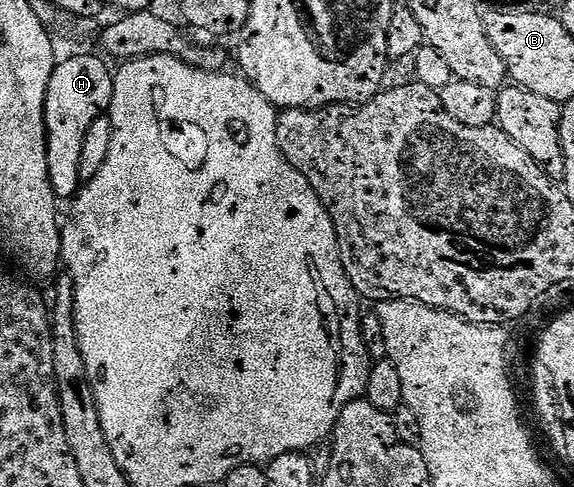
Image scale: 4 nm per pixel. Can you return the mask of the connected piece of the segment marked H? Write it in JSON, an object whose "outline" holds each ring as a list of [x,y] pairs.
{"outline":[[[89,54],[72,55],[68,62],[56,64],[53,75],[49,79],[49,87],[45,95],[45,127],[47,128],[47,158],[49,159],[49,183],[53,187],[56,198],[74,198],[81,188],[81,147],[85,143],[85,131],[93,127],[93,119],[104,116],[111,108],[113,99],[112,70],[107,70],[108,62],[102,56],[90,57]]]}

